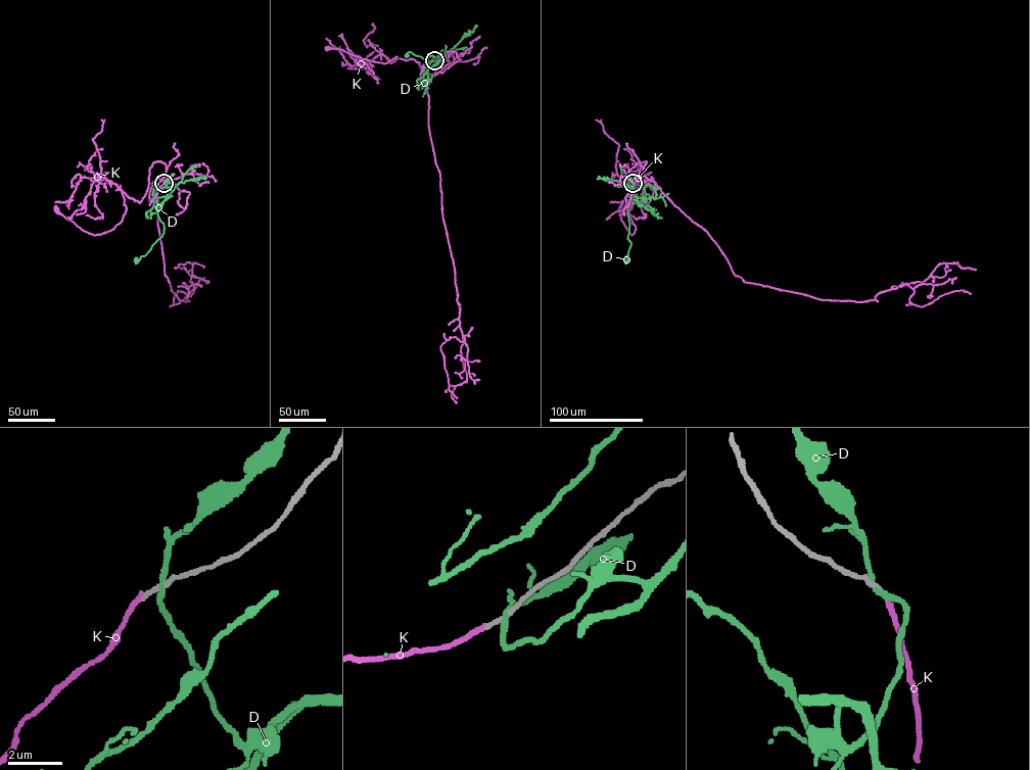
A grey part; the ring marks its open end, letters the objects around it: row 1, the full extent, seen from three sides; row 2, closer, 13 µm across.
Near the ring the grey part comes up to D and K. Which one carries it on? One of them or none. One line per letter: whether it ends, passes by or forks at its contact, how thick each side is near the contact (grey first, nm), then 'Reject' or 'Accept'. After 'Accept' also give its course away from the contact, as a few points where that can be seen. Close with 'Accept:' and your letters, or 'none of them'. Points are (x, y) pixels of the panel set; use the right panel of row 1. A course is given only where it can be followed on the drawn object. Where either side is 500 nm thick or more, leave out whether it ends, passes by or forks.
D: It passes by. Thickness 220 nm (grey) against 180 nm. Reject
K: It ends there. Thickness 160 nm (grey) against 190 nm. Accept. Its course: (633, 183), (647, 204), (654, 183), (646, 161), (630, 202), (630, 194), (631, 235), (621, 209)
Accept: K

